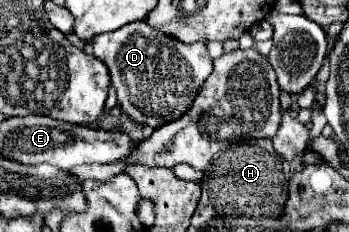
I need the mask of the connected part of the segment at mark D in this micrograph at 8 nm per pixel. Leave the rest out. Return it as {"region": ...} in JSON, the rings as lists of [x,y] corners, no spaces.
{"region":[[[137,20],[133,24],[121,26],[119,30],[99,34],[93,38],[93,54],[101,58],[111,74],[111,86],[115,88],[119,96],[121,110],[129,114],[135,122],[147,124],[151,128],[159,128],[171,120],[177,120],[181,114],[185,114],[191,106],[191,102],[197,96],[197,90],[201,88],[203,80],[211,74],[213,70],[213,60],[207,54],[207,48],[203,42],[195,44],[183,44],[155,28],[151,28],[145,20]]]}

